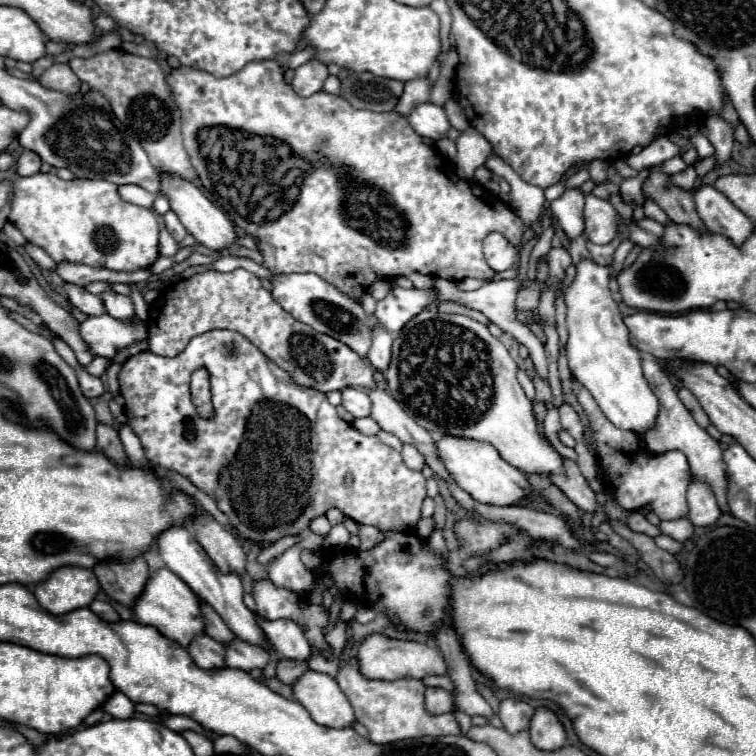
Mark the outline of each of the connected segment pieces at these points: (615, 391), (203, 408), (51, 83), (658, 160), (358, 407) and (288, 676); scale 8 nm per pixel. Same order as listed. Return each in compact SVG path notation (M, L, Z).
M589 258L575 264L575 278L565 290L567 304L567 360L571 374L591 392L603 414L617 428L645 434L653 426L659 400L649 388L641 370L641 352L629 342L629 330L619 304L609 290L609 268Z
M199 369L191 376L190 383L191 399L193 404L197 406L201 416L211 416L213 408L211 408L211 392L209 392L209 376L206 369Z
M53 64L51 68L47 68L39 78L39 84L65 94L77 94L81 88L81 80L73 74L67 64Z
M661 136L657 140L653 140L649 146L643 148L643 152L639 154L629 154L625 158L625 162L635 168L637 172L651 168L651 166L659 166L665 160L671 160L675 156L681 156L681 148L677 144L673 144L667 136Z
M345 388L343 390L343 406L355 418L363 418L363 416L371 414L371 400L369 400L367 392L361 388Z
M281 658L279 664L277 664L277 678L283 684L293 684L305 670L307 670L307 662L297 662L297 660Z

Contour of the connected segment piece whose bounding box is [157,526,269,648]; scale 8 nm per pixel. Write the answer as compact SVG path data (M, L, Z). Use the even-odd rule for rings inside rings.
M171 526L171 528L163 530L157 536L157 552L171 572L175 572L199 598L203 598L205 602L209 602L215 608L215 612L225 620L225 624L233 630L235 636L239 636L241 640L245 640L249 644L257 644L261 648L269 646L269 642L263 640L263 632L261 632L259 624L255 622L253 612L243 604L243 586L241 586L239 576L223 574L221 570L217 570L217 566L213 566L213 560L209 558L209 554L205 554L203 546L193 538L193 532L187 526Z

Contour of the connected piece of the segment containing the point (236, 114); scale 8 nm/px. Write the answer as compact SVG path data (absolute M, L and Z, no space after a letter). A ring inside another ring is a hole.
M275 60L265 62L251 62L237 74L231 74L227 78L215 78L209 72L201 72L189 66L175 68L171 76L167 76L167 84L173 88L173 96L181 108L183 114L183 138L185 138L185 150L191 158L191 164L203 182L203 186L213 194L215 202L229 214L229 218L243 228L249 236L261 240L257 242L259 252L263 254L263 266L269 268L273 274L291 274L291 272L313 272L321 276L325 282L337 286L343 294L349 294L355 302L361 302L361 296L367 292L367 288L385 278L395 276L409 276L411 272L429 274L429 276L441 276L447 280L463 280L463 278L479 278L479 280L491 280L495 272L487 266L483 258L483 240L491 232L501 232L511 244L521 244L525 224L523 220L507 206L501 204L501 200L477 186L475 182L467 182L459 178L453 172L453 166L445 158L437 158L437 152L433 152L431 146L423 144L421 136L415 134L415 130L409 126L409 122L395 114L381 114L371 110L357 110L345 102L345 98L335 94L317 92L309 98L301 98L293 92L293 88L285 82L283 70Z

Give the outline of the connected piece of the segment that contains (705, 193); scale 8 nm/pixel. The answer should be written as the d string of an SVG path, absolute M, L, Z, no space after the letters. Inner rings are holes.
M705 184L693 190L693 200L707 230L727 236L733 244L743 244L753 232L751 220L713 186Z

